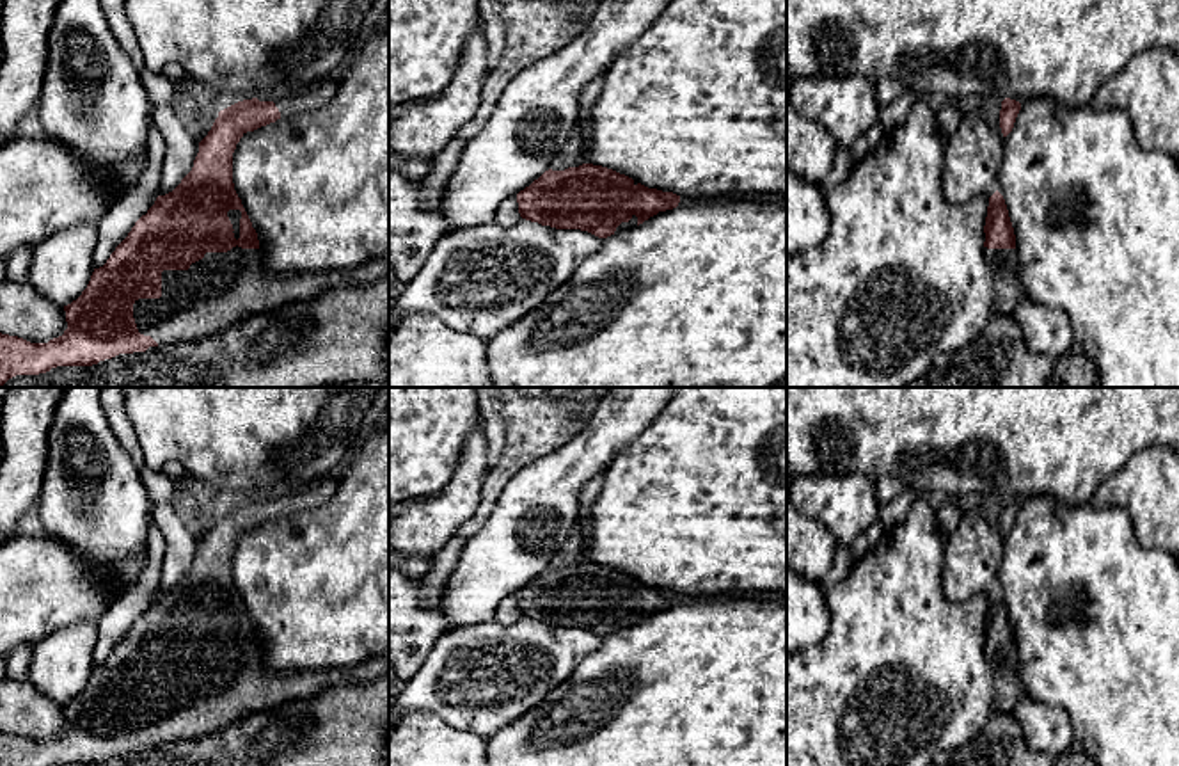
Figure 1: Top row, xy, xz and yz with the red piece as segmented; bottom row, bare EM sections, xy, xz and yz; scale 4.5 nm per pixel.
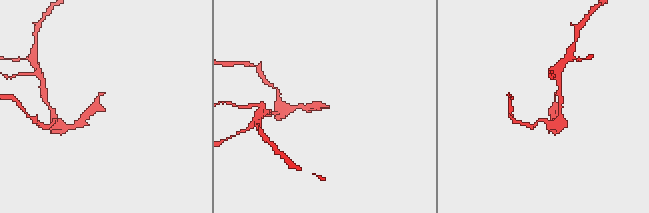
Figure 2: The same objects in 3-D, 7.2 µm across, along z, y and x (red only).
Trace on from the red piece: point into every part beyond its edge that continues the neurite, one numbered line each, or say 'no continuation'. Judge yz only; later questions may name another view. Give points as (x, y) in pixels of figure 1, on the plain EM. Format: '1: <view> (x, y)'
1: yz (1004, 667)

